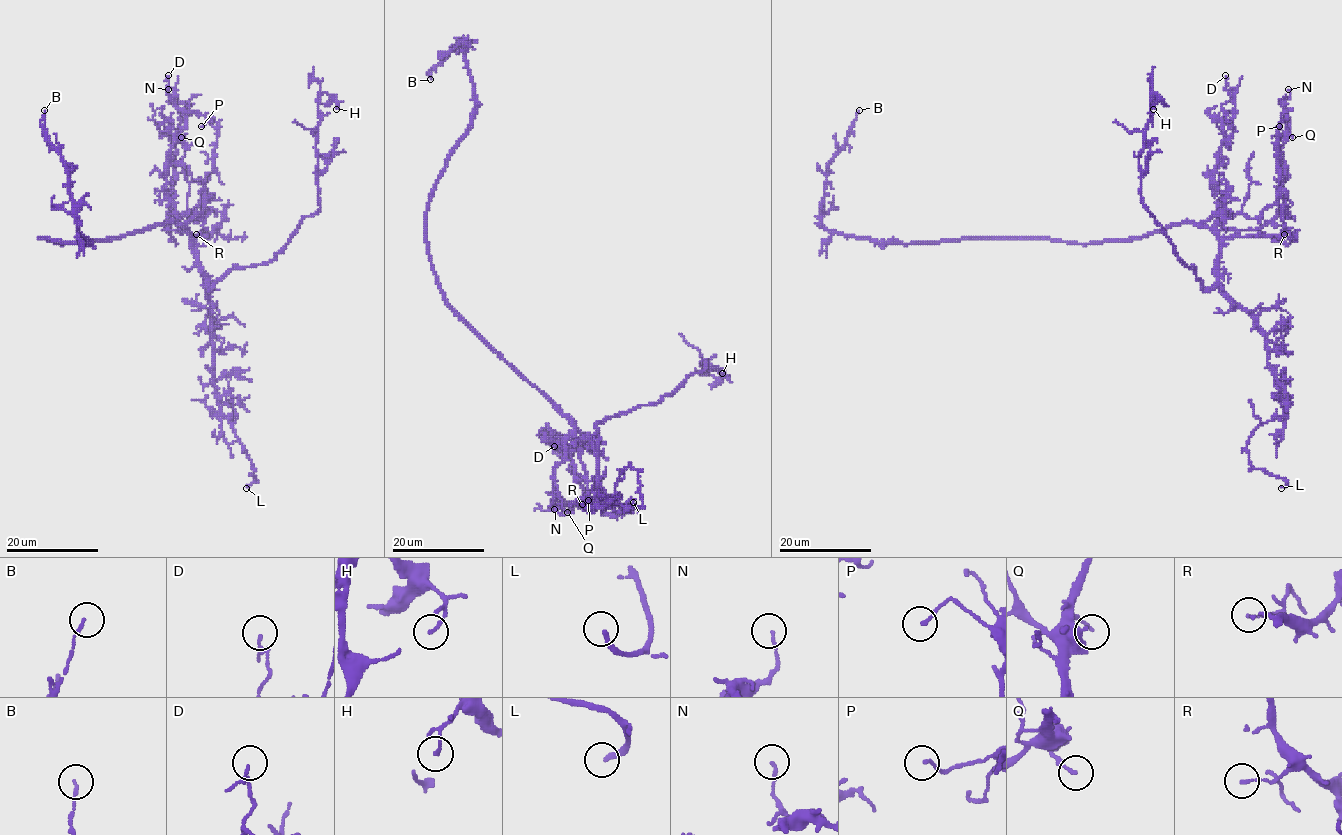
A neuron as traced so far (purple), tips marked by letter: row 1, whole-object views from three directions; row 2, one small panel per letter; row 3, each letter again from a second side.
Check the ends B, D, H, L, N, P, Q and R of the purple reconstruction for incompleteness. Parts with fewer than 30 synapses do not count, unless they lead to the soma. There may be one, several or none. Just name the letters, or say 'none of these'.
L

